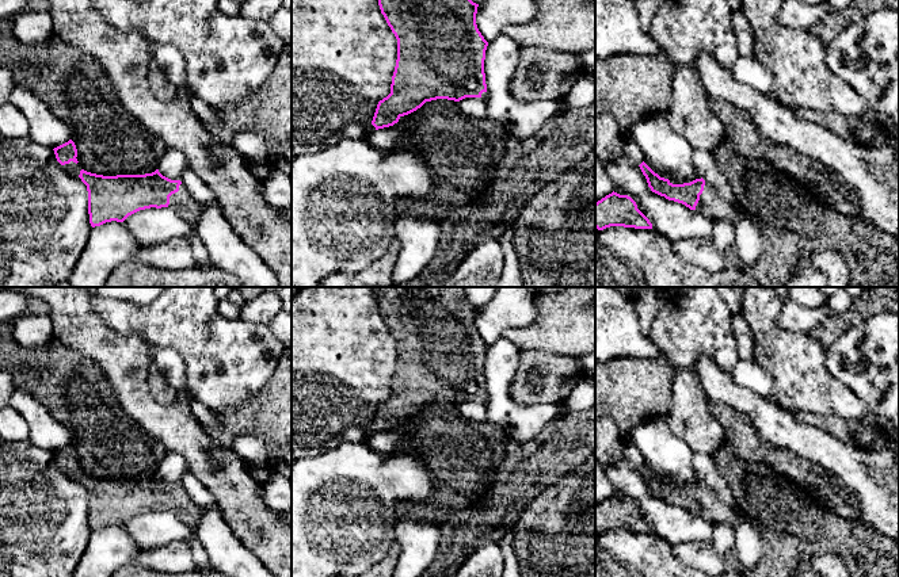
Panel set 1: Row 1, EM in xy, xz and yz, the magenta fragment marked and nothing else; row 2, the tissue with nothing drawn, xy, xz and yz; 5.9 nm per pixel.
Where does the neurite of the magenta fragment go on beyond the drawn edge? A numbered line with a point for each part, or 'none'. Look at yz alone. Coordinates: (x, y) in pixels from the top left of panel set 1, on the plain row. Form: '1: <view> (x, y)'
1: yz (711, 507)

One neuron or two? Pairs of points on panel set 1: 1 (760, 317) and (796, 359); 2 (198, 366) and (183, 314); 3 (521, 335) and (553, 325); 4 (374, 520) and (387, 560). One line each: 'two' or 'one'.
1: one
2: one
3: one
4: two

